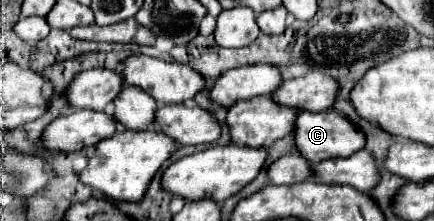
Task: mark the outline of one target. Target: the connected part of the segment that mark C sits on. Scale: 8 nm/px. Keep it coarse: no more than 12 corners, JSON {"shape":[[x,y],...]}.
{"shape":[[336,110],[300,112],[294,148],[308,162],[346,158],[366,136]]}

